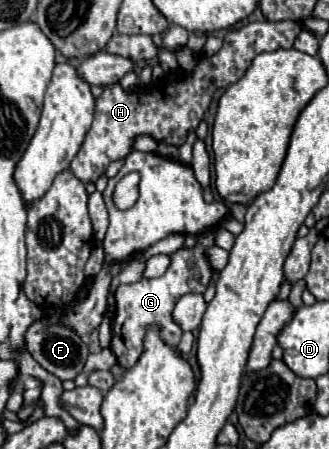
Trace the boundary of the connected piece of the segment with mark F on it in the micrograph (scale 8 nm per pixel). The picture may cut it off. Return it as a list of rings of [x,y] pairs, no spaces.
[[[60,312],[52,314],[48,320],[36,320],[24,334],[24,344],[28,348],[28,352],[34,356],[34,360],[46,368],[48,372],[52,372],[54,376],[58,376],[60,380],[74,380],[76,374],[80,374],[86,356],[90,354],[88,346],[82,342],[82,338],[74,332],[74,330],[66,330],[64,326],[58,324],[58,320],[62,318]]]

